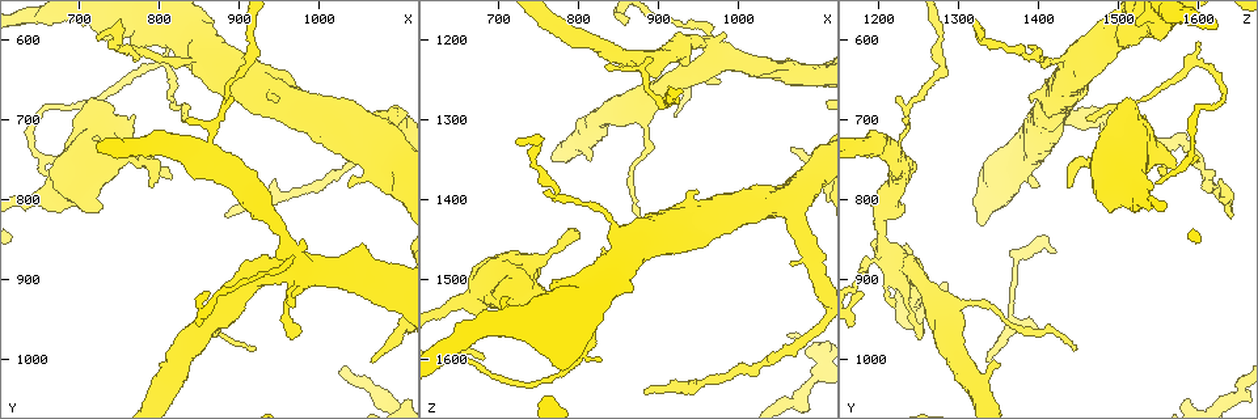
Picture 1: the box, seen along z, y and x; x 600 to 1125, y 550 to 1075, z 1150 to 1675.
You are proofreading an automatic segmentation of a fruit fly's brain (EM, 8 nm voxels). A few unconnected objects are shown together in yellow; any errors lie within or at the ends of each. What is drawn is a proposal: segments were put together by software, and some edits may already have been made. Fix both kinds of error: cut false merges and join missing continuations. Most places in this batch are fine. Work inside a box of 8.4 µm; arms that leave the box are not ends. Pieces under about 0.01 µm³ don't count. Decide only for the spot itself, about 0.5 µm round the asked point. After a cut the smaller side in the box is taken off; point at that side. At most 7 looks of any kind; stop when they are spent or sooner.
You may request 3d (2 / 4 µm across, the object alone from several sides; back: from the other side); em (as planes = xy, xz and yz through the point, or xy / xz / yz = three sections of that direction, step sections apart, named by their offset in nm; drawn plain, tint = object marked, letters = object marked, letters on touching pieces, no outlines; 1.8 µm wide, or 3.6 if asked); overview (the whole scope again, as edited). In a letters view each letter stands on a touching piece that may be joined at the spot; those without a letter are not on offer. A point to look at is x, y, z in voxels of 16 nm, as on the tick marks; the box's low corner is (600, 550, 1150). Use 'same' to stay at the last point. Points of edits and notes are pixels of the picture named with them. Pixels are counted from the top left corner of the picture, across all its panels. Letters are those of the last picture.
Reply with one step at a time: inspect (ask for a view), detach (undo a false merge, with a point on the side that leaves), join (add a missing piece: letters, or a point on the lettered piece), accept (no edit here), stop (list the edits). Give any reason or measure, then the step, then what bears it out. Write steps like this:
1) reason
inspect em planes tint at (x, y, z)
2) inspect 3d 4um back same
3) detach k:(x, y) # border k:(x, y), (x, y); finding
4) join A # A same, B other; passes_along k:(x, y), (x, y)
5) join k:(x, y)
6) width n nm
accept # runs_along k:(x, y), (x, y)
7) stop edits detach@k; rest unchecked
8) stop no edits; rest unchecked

free end
inspect 3d 2um at (1070, 1005, 1335)

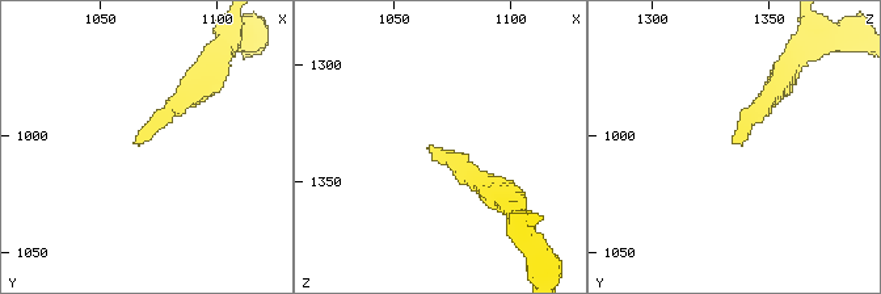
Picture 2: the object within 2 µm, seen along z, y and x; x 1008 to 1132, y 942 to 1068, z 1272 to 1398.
need the tissue
inspect em yz step 8 letters at (1066, 1005, 1334)

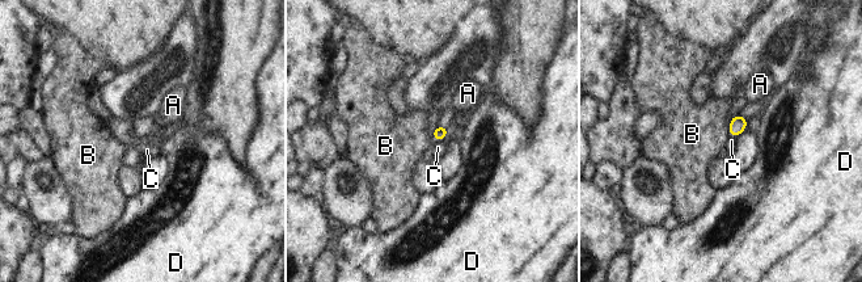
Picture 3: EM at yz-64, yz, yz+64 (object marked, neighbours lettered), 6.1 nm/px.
accept # A other, B other, C other, D other; border 3:(731, 121), (729, 135); no lettered piece goes on from it

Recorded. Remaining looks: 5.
inspect em planes letters at (970, 975, 1255)

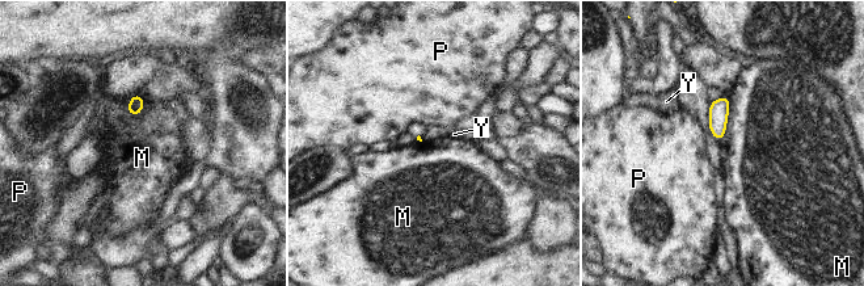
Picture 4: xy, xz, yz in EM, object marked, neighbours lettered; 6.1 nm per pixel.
accept # M other, P other, Y other; border 4:(729, 97), (725, 134), (720, 142); no lettered piece goes on from it

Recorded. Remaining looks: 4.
thick turns thin
inspect em xz step 8 plain at (670, 780, 1525)

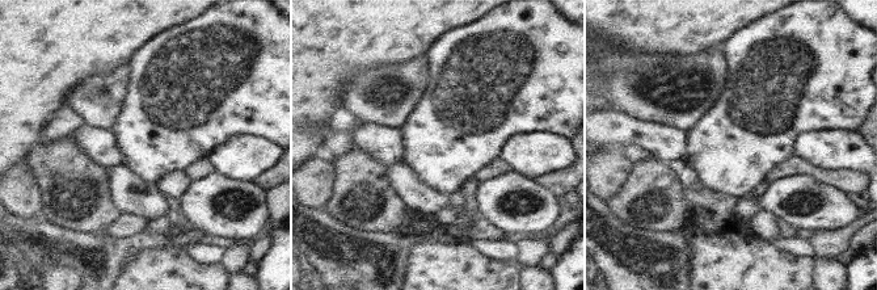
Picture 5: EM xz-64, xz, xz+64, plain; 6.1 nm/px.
what lies round it
inspect em xz step 8 letters same

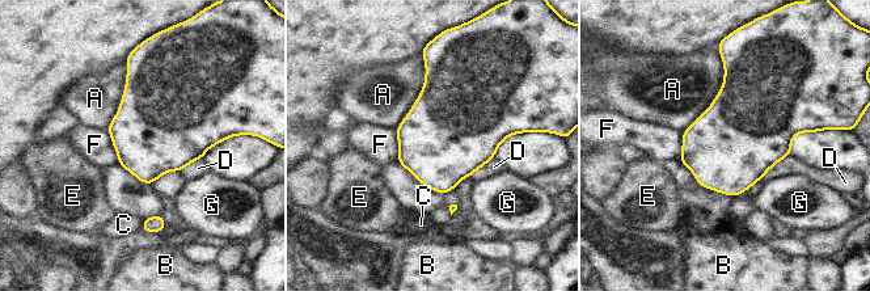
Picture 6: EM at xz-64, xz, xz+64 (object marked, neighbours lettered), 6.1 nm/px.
accept # A other, B other, C other, D other, E other, F other, G other; border 6:(106, 130), (119, 165); one neuron here

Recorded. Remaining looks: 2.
stop no edits; rest unchecked

